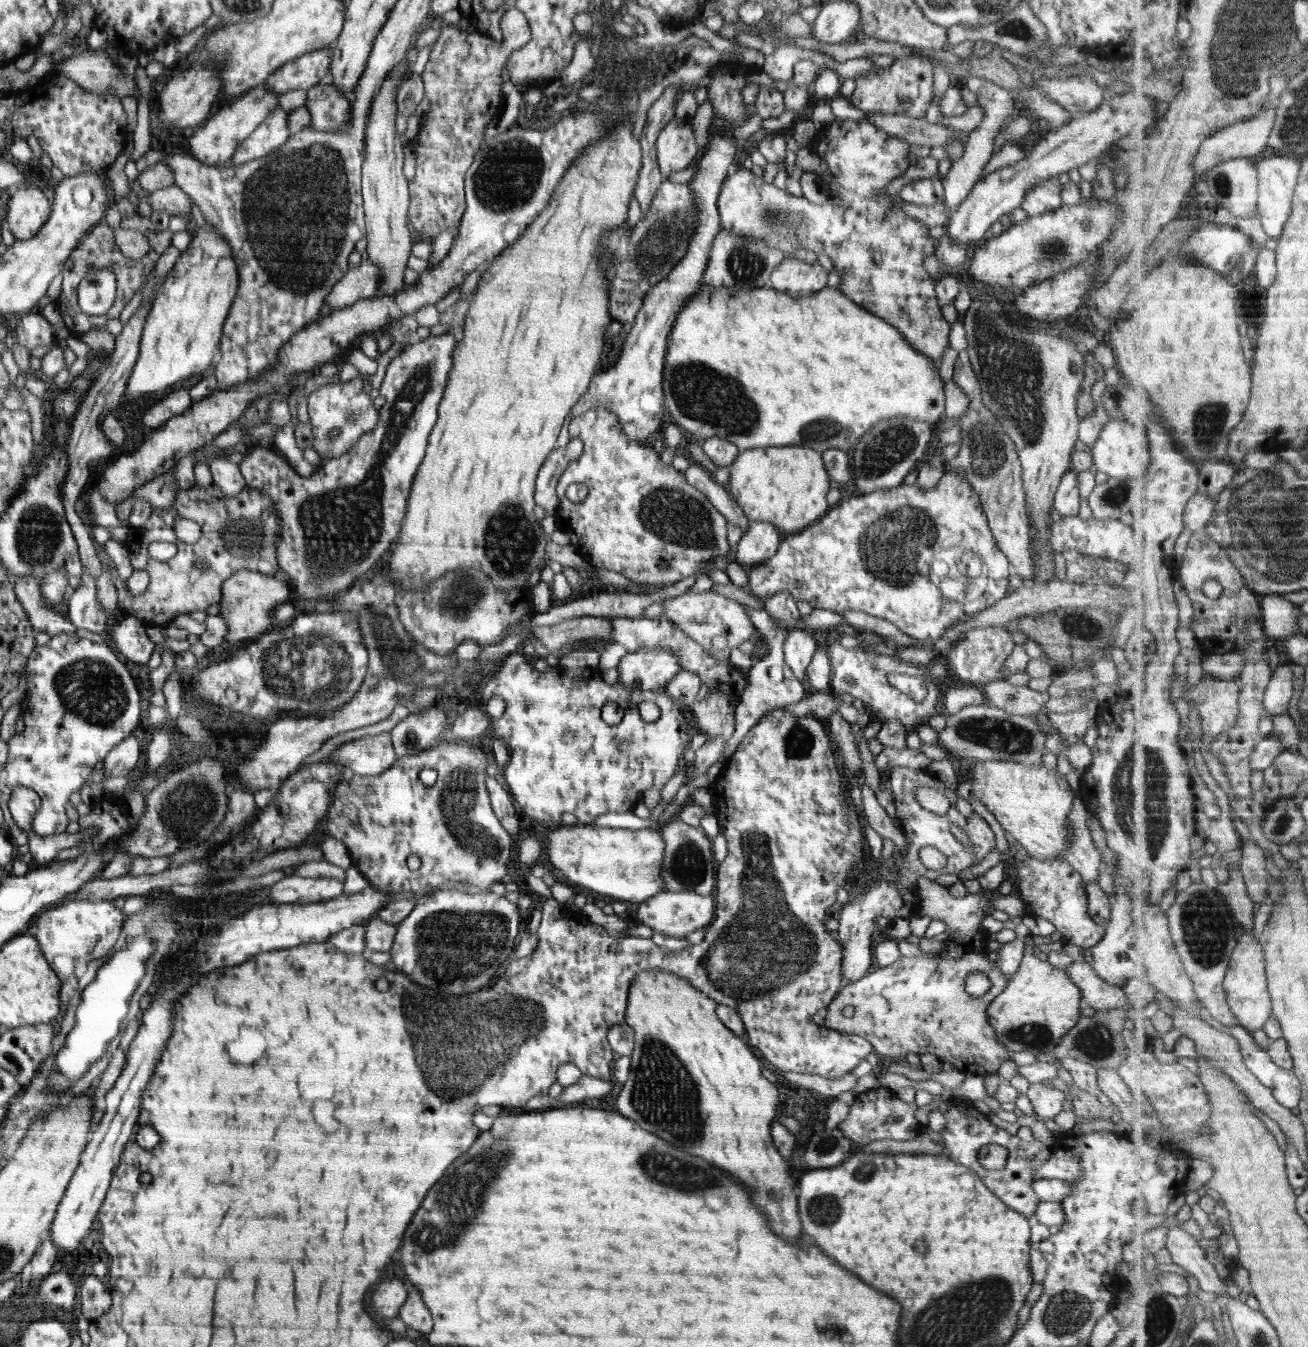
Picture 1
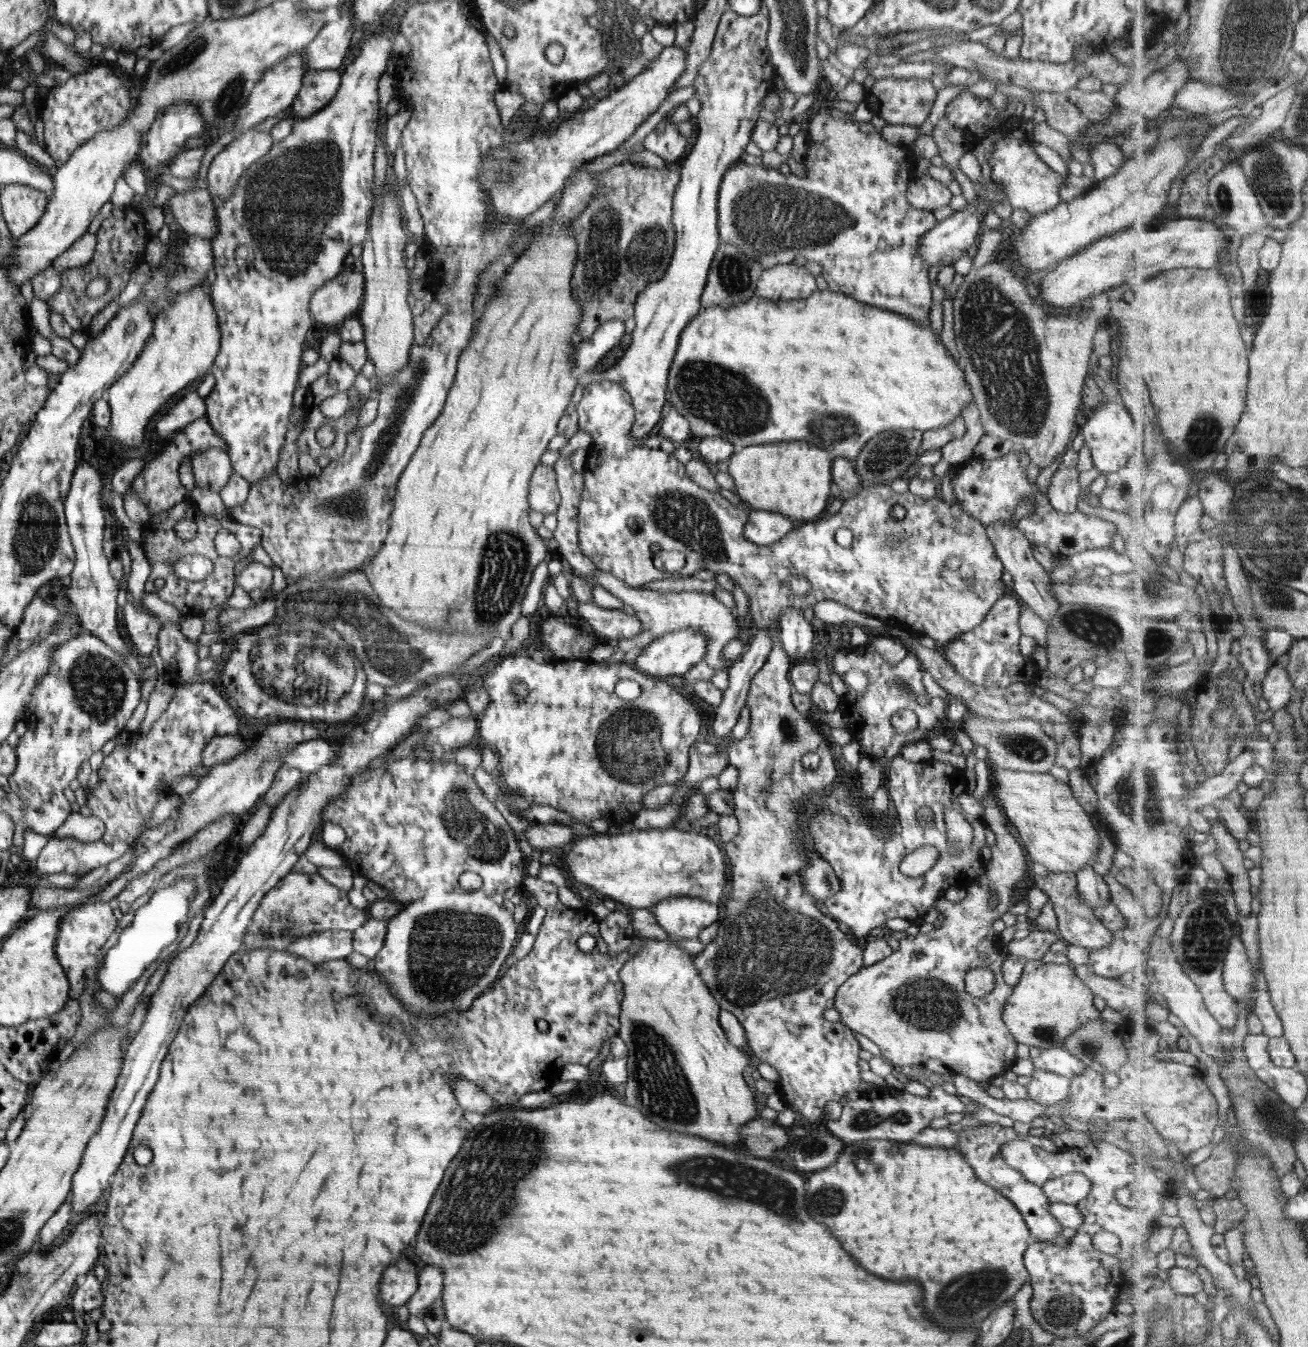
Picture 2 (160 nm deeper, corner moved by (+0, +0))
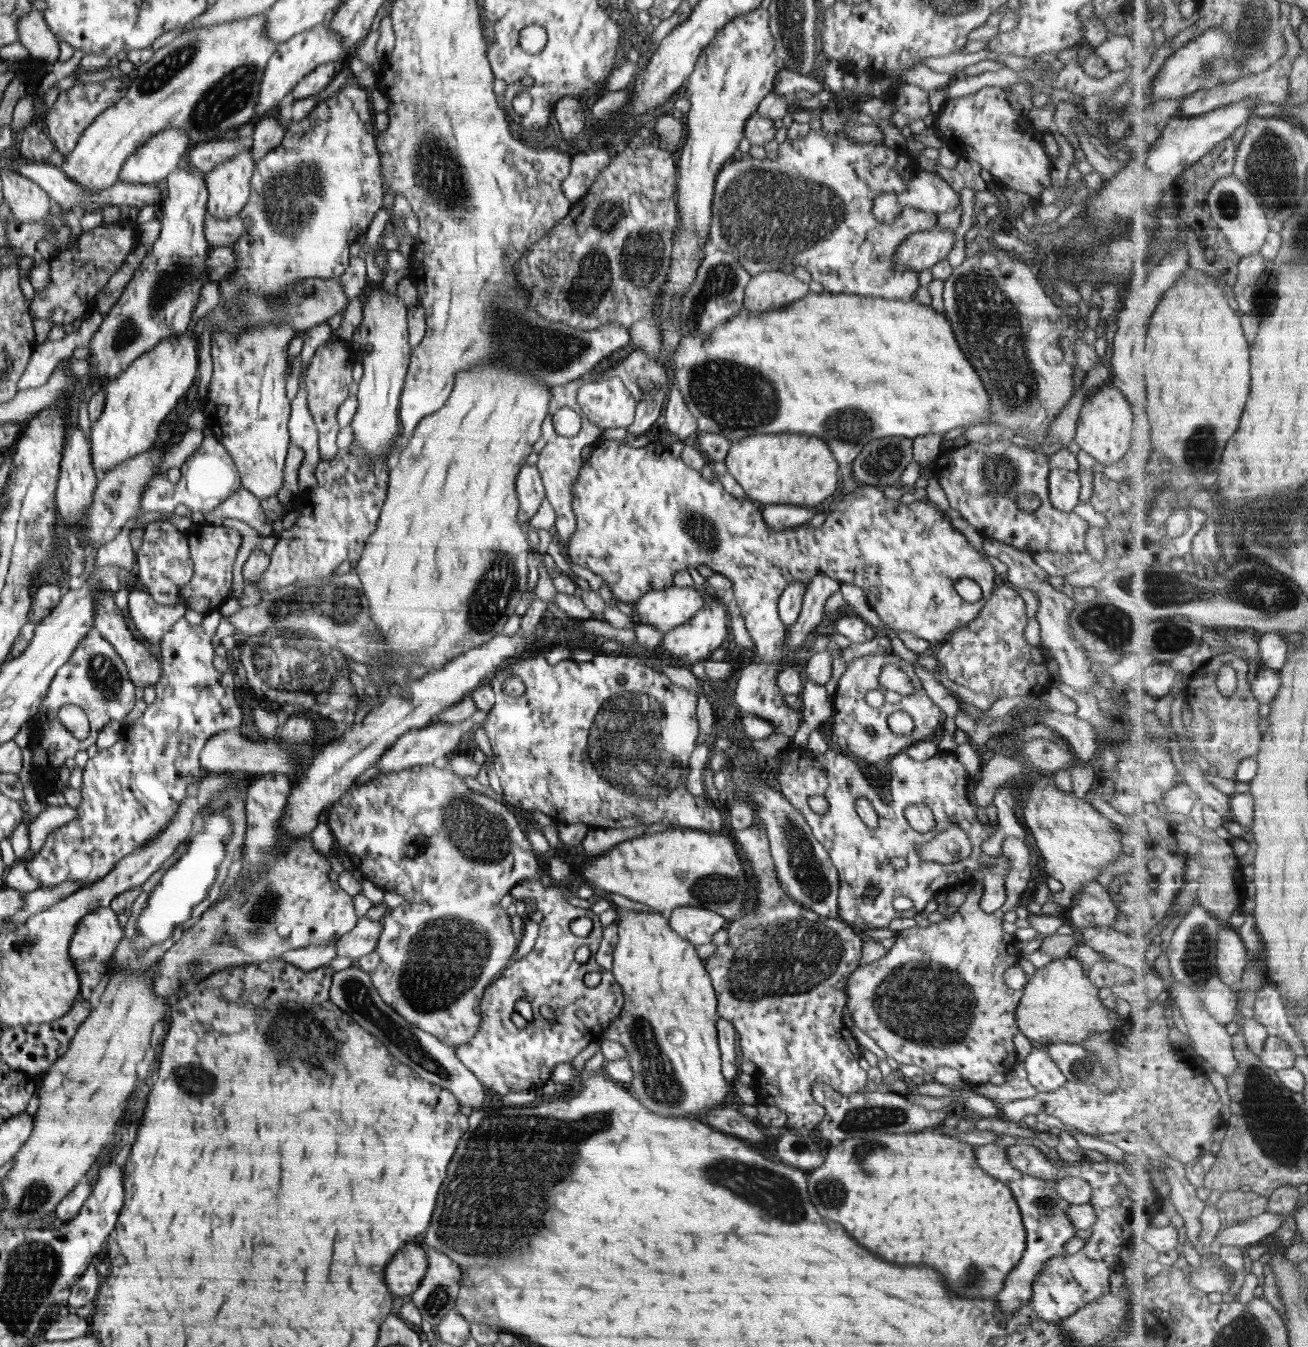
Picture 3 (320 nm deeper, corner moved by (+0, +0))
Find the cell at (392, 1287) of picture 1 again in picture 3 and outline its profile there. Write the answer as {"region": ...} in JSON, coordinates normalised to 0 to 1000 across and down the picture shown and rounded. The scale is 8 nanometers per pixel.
{"region":[[[312,922],[306,927],[295,941],[295,953],[303,962],[315,961],[324,949],[328,939],[326,926],[321,927]]]}

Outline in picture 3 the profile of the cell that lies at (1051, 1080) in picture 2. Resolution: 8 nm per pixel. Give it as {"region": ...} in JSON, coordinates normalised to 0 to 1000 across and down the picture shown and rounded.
{"region":[[[798,777],[789,778],[782,791],[785,796],[785,801],[794,811],[804,811],[816,803],[815,799]]]}

